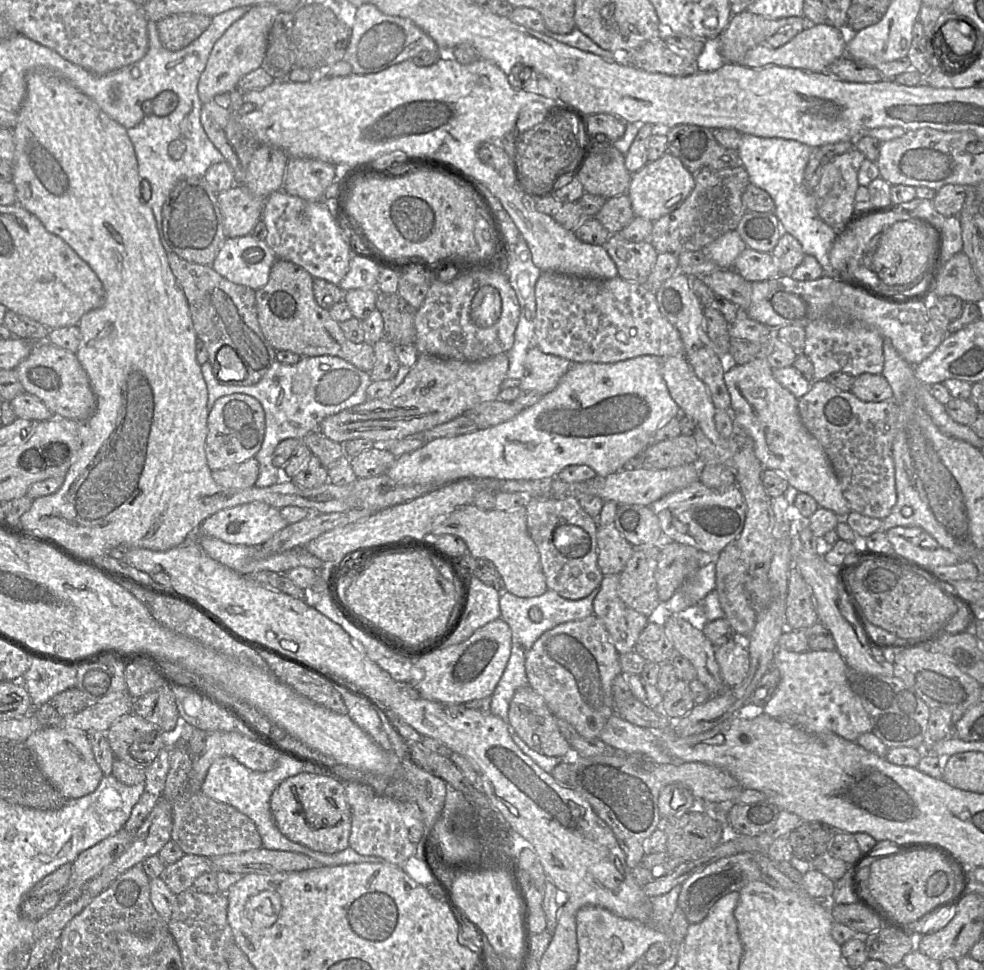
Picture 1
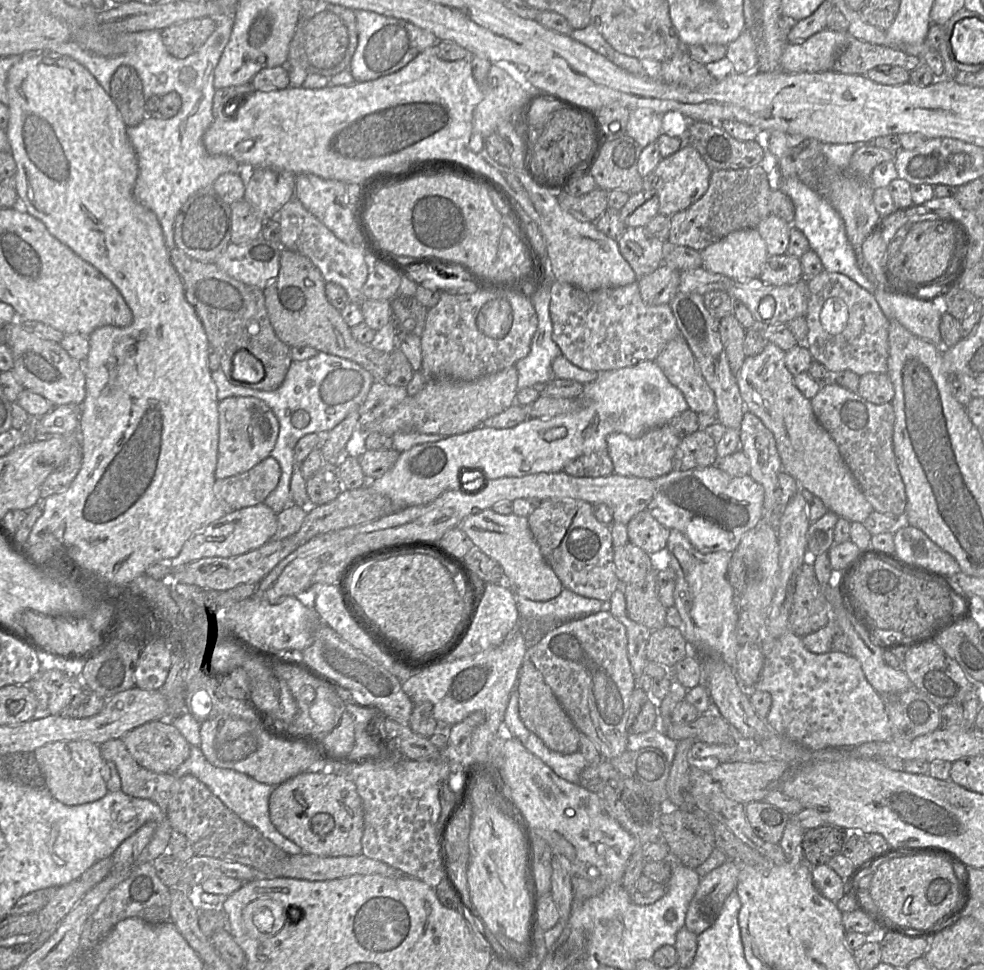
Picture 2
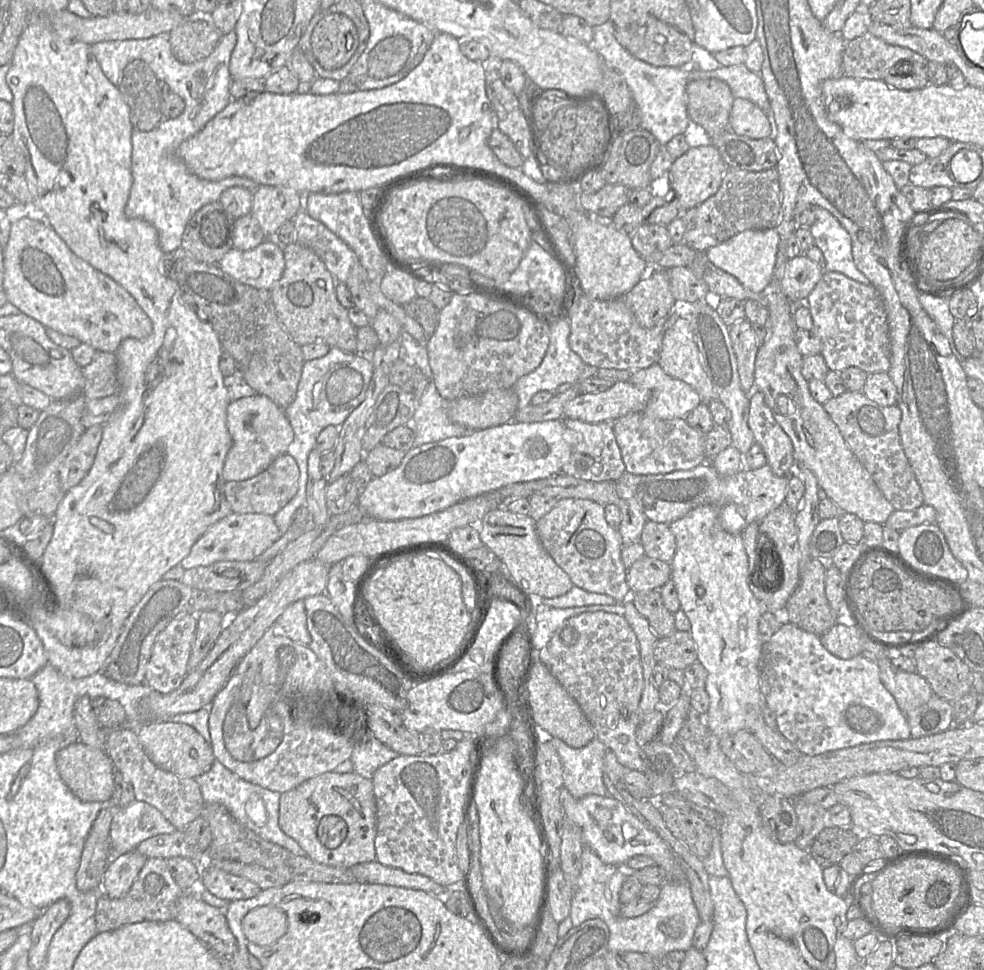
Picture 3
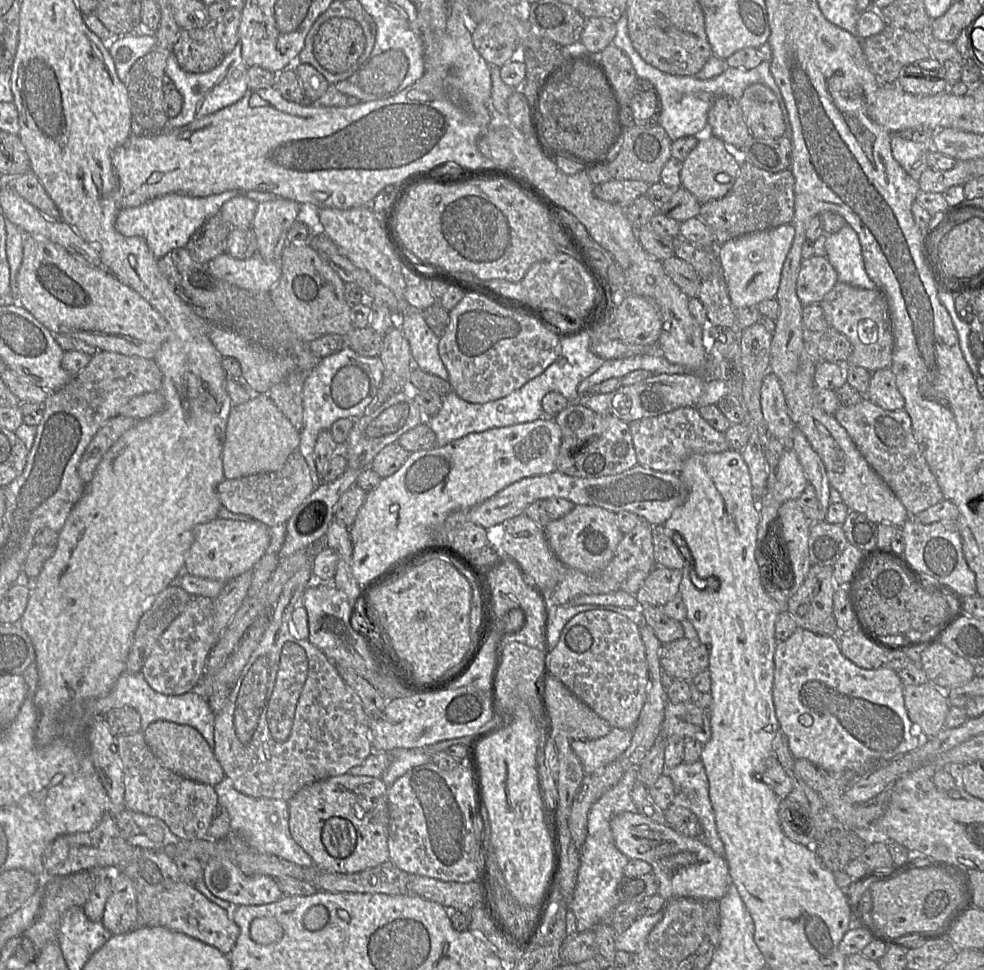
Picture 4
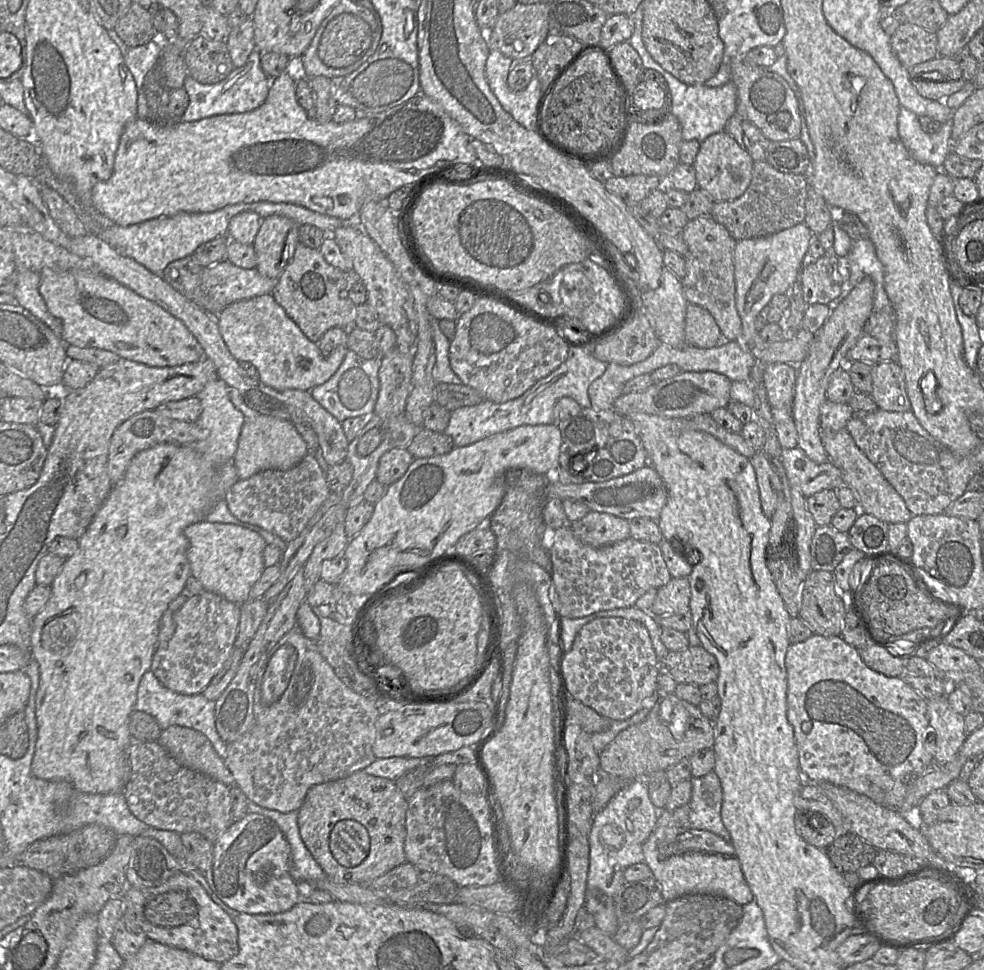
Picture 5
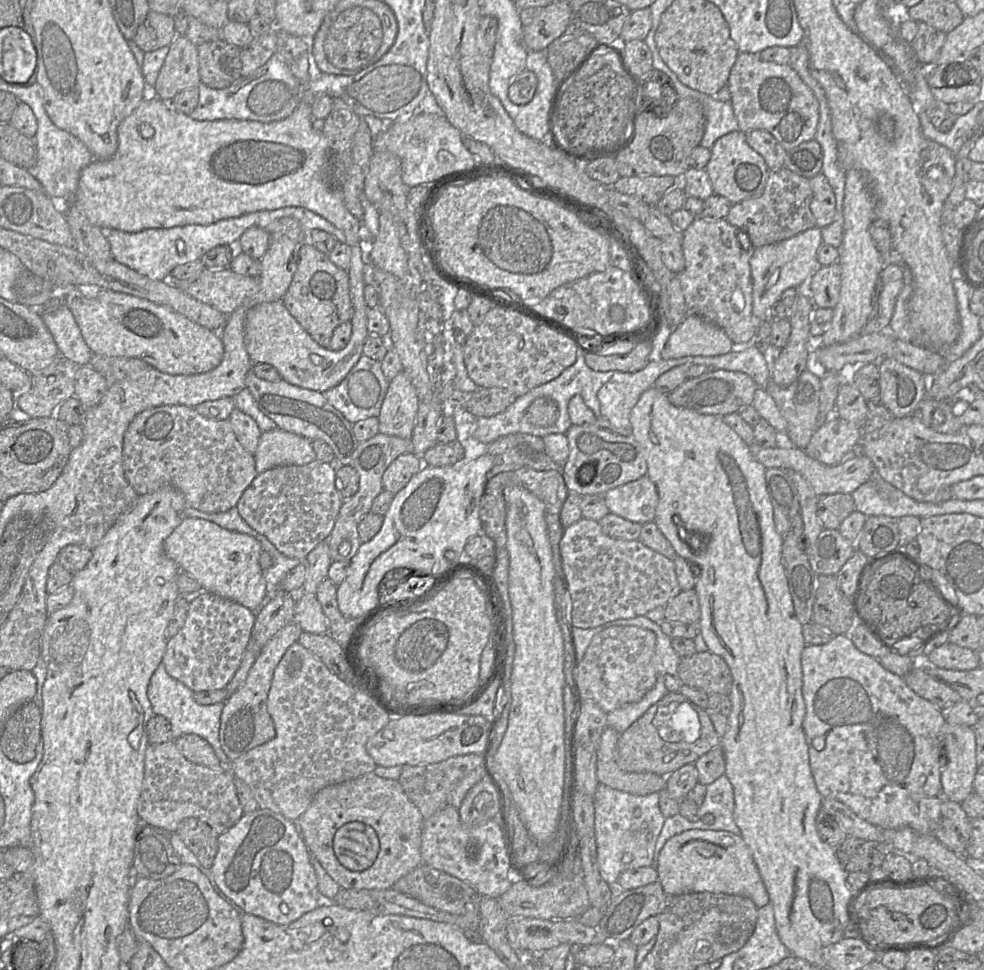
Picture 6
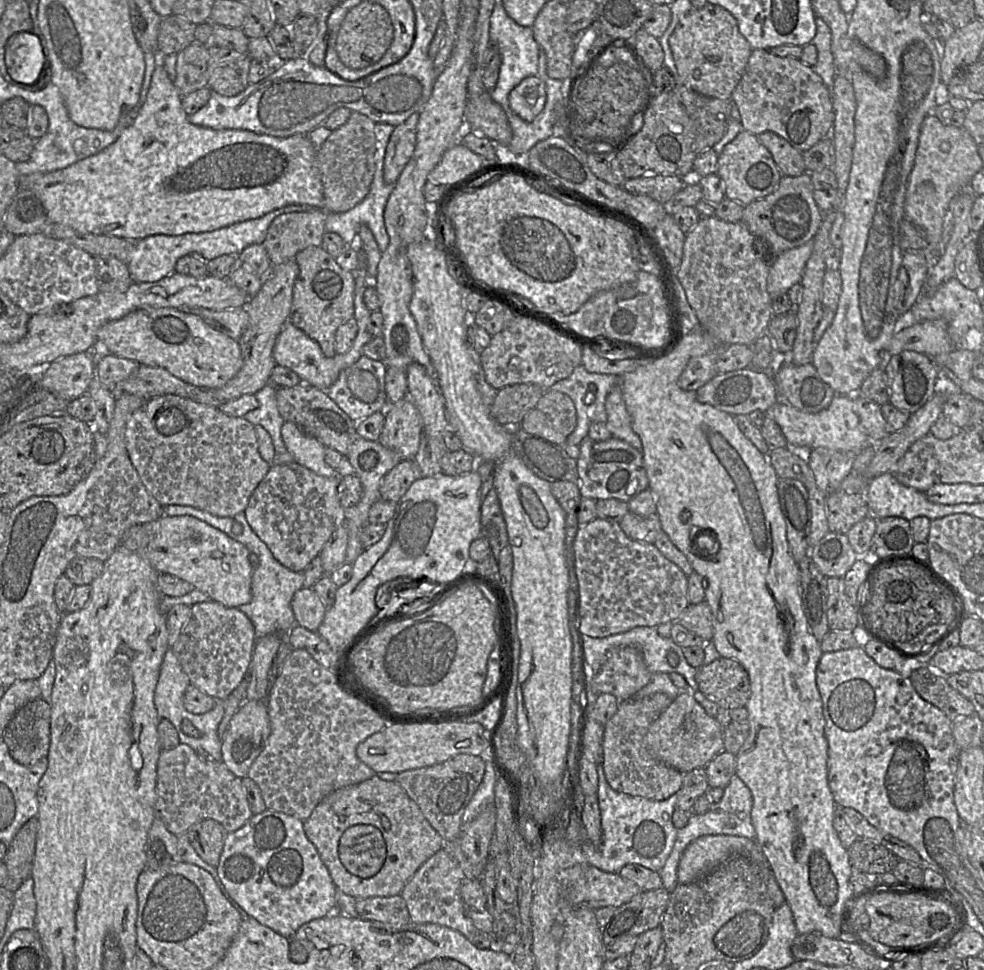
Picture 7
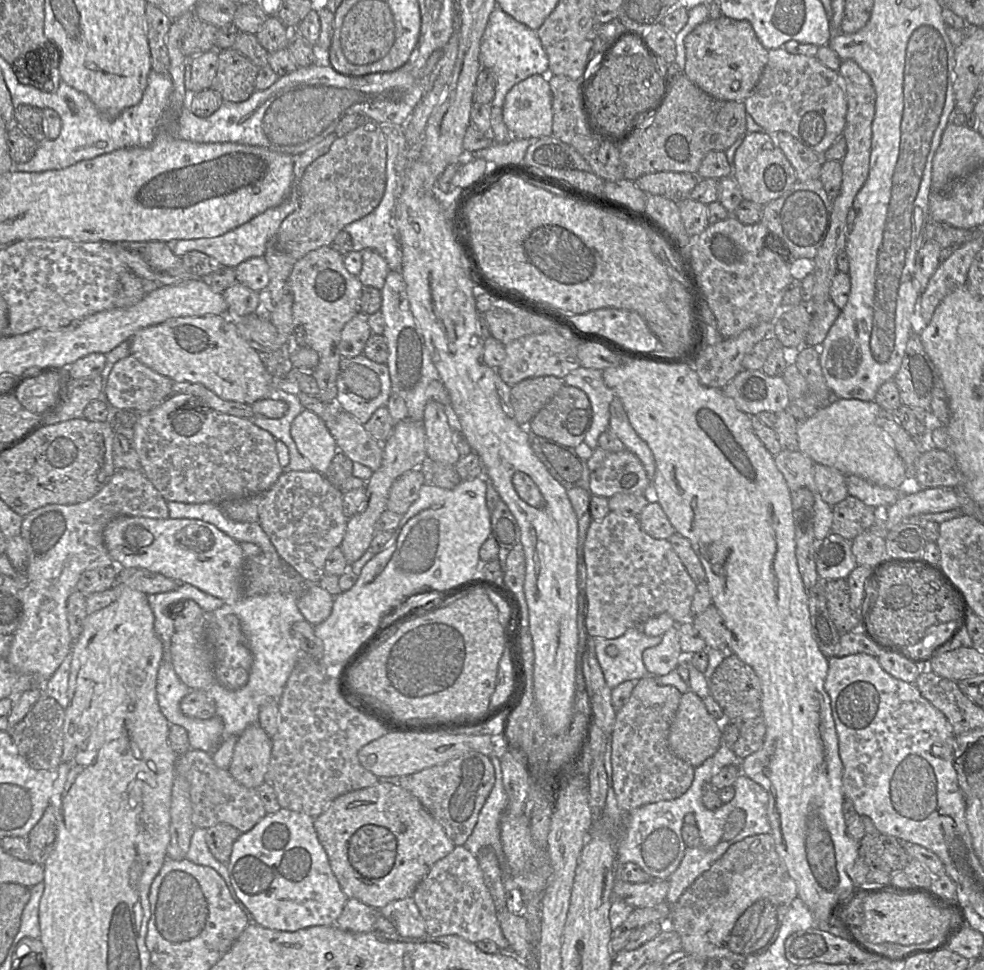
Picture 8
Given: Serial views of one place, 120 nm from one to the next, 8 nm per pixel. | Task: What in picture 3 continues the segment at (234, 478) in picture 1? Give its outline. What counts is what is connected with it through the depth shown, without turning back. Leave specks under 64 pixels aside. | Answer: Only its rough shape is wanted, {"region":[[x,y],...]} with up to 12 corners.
{"region":[[289,454],[262,473],[228,481],[232,513],[274,516],[299,489]]}

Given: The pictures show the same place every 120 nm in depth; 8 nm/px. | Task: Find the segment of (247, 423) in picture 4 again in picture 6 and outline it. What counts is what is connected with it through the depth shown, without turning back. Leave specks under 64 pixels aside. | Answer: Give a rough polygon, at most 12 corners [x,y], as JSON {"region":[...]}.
{"region":[[280,428],[261,434],[258,474],[316,459],[312,441]]}

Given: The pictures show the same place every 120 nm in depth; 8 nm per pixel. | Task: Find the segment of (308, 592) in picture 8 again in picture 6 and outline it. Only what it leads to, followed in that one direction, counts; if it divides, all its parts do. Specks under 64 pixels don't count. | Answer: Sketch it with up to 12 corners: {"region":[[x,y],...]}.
{"region":[[300,593],[294,621],[302,631],[327,634],[329,623],[315,594]]}

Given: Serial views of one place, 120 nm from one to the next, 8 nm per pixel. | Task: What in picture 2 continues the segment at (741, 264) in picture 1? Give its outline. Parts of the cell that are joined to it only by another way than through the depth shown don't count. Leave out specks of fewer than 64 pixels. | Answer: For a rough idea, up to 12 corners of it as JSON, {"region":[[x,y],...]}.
{"region":[[769,256],[759,279],[773,286],[804,279],[800,259]]}

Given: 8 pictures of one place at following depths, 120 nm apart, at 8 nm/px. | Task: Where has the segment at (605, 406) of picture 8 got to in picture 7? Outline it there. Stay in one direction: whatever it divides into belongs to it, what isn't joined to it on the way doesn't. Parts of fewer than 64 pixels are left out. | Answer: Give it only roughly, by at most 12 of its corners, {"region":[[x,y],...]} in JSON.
{"region":[[581,364],[549,390],[568,395],[577,425],[566,444],[579,446],[592,423],[606,423],[606,397],[619,376]]}

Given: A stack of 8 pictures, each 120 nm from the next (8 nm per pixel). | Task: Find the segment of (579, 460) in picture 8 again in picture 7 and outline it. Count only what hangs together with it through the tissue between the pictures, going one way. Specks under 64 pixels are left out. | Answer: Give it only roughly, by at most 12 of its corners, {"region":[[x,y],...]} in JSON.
{"region":[[520,428],[511,452],[541,479],[579,483],[577,459]]}

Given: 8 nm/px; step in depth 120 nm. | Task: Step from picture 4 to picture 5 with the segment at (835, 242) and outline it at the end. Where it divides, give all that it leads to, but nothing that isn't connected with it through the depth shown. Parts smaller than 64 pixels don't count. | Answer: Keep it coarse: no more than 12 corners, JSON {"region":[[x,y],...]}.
{"region":[[869,239],[839,258],[846,287],[874,281],[875,312],[891,305],[884,268]]}

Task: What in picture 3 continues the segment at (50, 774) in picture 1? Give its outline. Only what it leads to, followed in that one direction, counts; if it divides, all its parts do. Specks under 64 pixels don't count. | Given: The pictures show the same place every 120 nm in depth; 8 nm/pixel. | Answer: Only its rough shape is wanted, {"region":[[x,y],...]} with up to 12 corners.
{"region":[[73,742],[56,754],[59,775],[84,802],[114,791],[104,750]]}

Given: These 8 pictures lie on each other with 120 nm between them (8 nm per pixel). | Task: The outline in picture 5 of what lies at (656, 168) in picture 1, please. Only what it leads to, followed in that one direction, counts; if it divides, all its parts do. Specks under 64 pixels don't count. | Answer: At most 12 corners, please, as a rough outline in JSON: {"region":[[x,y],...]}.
{"region":[[727,132],[700,143],[697,185],[715,202],[739,198],[754,161]]}

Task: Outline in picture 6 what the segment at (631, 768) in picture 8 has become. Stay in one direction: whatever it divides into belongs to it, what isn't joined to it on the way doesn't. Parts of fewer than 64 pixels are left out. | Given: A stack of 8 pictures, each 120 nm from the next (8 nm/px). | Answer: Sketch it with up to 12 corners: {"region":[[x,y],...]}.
{"region":[[606,726],[597,747],[599,783],[644,796],[666,777],[627,772],[616,761],[621,733]]}

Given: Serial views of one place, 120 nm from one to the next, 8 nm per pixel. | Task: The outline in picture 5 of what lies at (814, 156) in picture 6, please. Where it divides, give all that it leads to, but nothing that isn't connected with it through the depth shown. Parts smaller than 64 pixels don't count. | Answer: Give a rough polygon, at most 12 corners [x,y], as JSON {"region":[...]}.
{"region":[[799,138],[770,141],[765,162],[807,174],[811,156]]}

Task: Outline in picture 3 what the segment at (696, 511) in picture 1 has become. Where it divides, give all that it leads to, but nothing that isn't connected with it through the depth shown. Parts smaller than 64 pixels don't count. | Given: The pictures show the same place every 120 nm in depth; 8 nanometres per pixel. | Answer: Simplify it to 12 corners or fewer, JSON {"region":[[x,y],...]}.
{"region":[[710,464],[625,472],[620,498],[669,525],[700,506],[741,534],[785,502],[768,465],[721,476]]}

